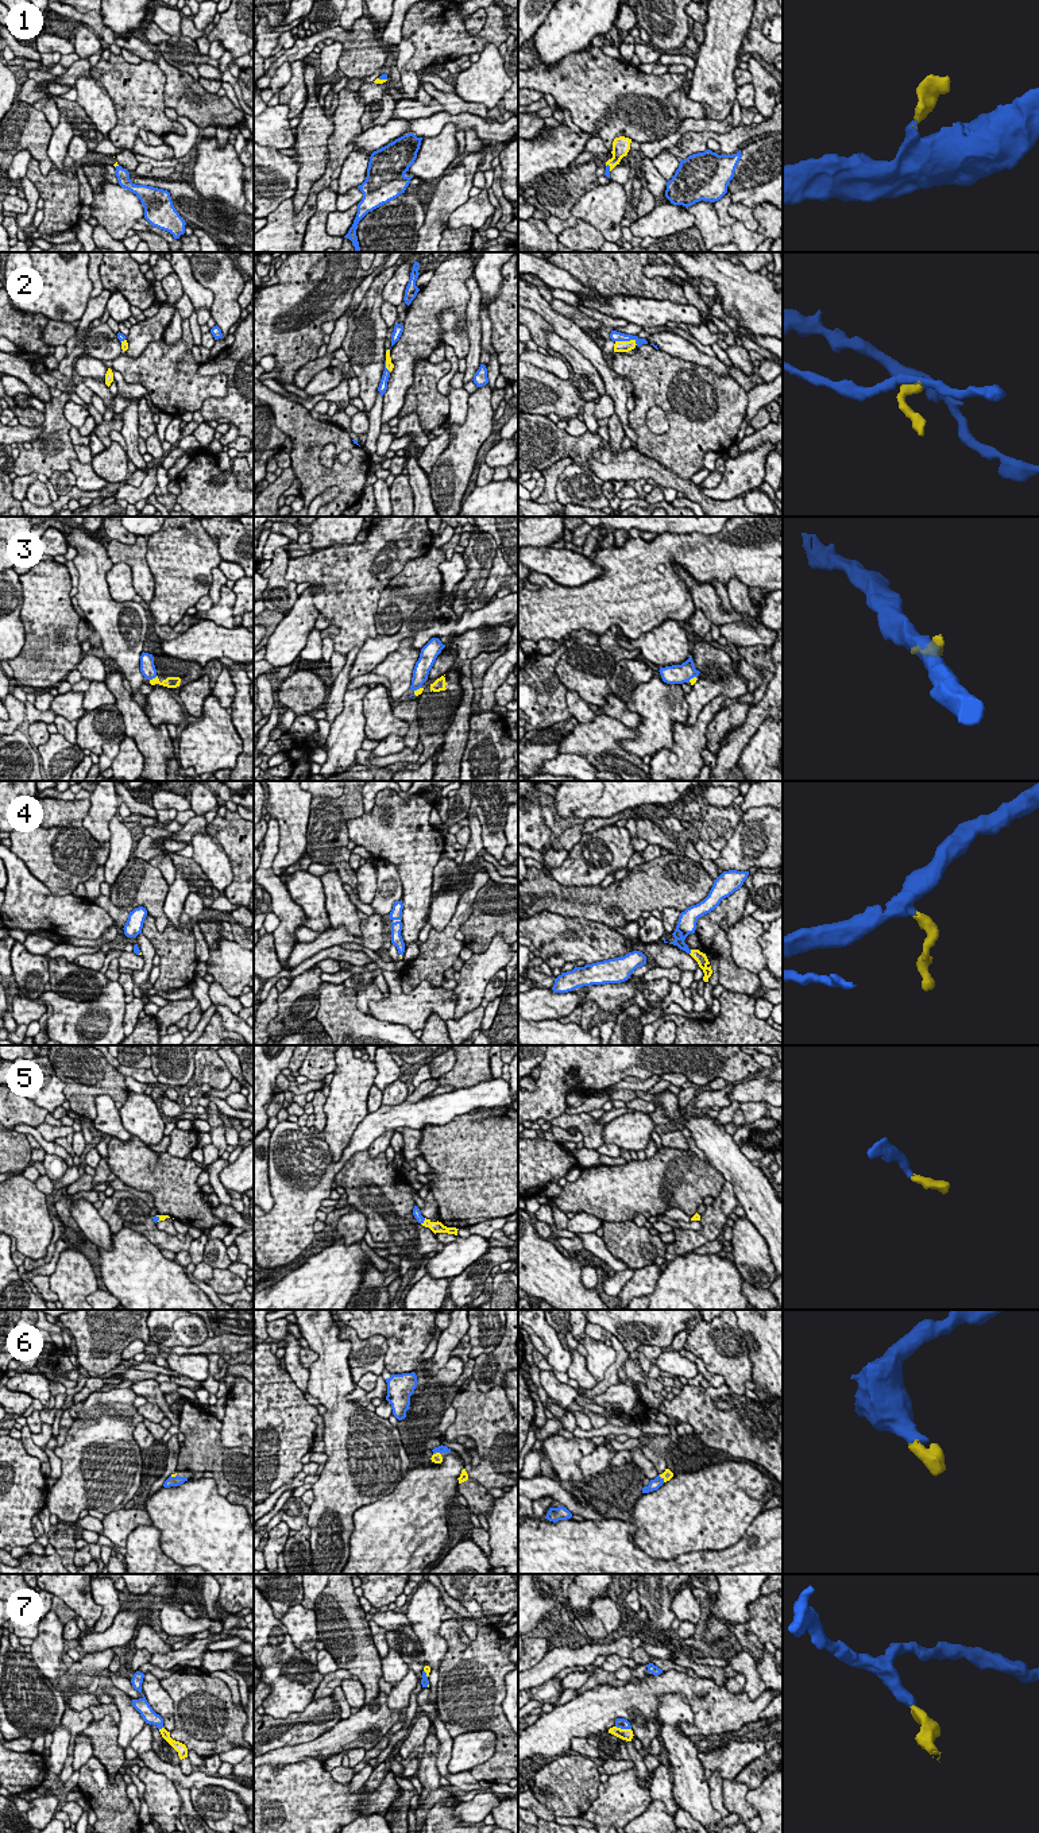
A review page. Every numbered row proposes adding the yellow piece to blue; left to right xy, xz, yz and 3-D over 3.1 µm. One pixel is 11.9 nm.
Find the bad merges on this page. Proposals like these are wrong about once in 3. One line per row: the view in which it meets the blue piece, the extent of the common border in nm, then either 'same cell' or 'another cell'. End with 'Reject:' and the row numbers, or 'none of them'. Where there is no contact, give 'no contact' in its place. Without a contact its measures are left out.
1: xz | 110 nm | same cell
2: yz | 280 nm | another cell
3: xy | 110 nm | another cell
4: yz | 70 nm | same cell
5: xz | 100 nm | same cell
6: yz | 120 nm | same cell
7: yz | 200 nm | same cell
Reject: 2, 3

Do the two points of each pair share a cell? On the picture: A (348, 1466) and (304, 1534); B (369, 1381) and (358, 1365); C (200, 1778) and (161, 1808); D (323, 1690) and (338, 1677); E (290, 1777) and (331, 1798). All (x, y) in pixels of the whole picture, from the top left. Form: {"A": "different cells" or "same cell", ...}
{"A": "different cells", "B": "different cells", "C": "different cells", "D": "same cell", "E": "same cell"}

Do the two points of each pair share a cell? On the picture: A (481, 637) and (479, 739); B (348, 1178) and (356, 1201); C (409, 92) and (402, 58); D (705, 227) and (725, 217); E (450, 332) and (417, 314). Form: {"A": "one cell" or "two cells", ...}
{"A": "two cells", "B": "one cell", "C": "one cell", "D": "one cell", "E": "two cells"}

